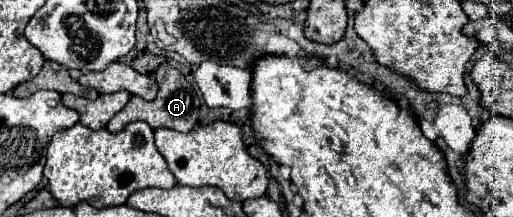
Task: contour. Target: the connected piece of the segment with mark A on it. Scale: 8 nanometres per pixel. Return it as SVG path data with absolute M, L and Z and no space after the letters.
M162 62L160 68L154 72L156 76L156 84L158 84L158 96L152 102L146 102L138 96L132 96L130 102L108 122L108 130L110 132L122 132L126 124L130 122L138 122L144 120L150 128L172 128L178 132L190 132L196 124L198 124L198 110L200 110L200 100L196 96L196 92L192 90L190 82L168 62Z

